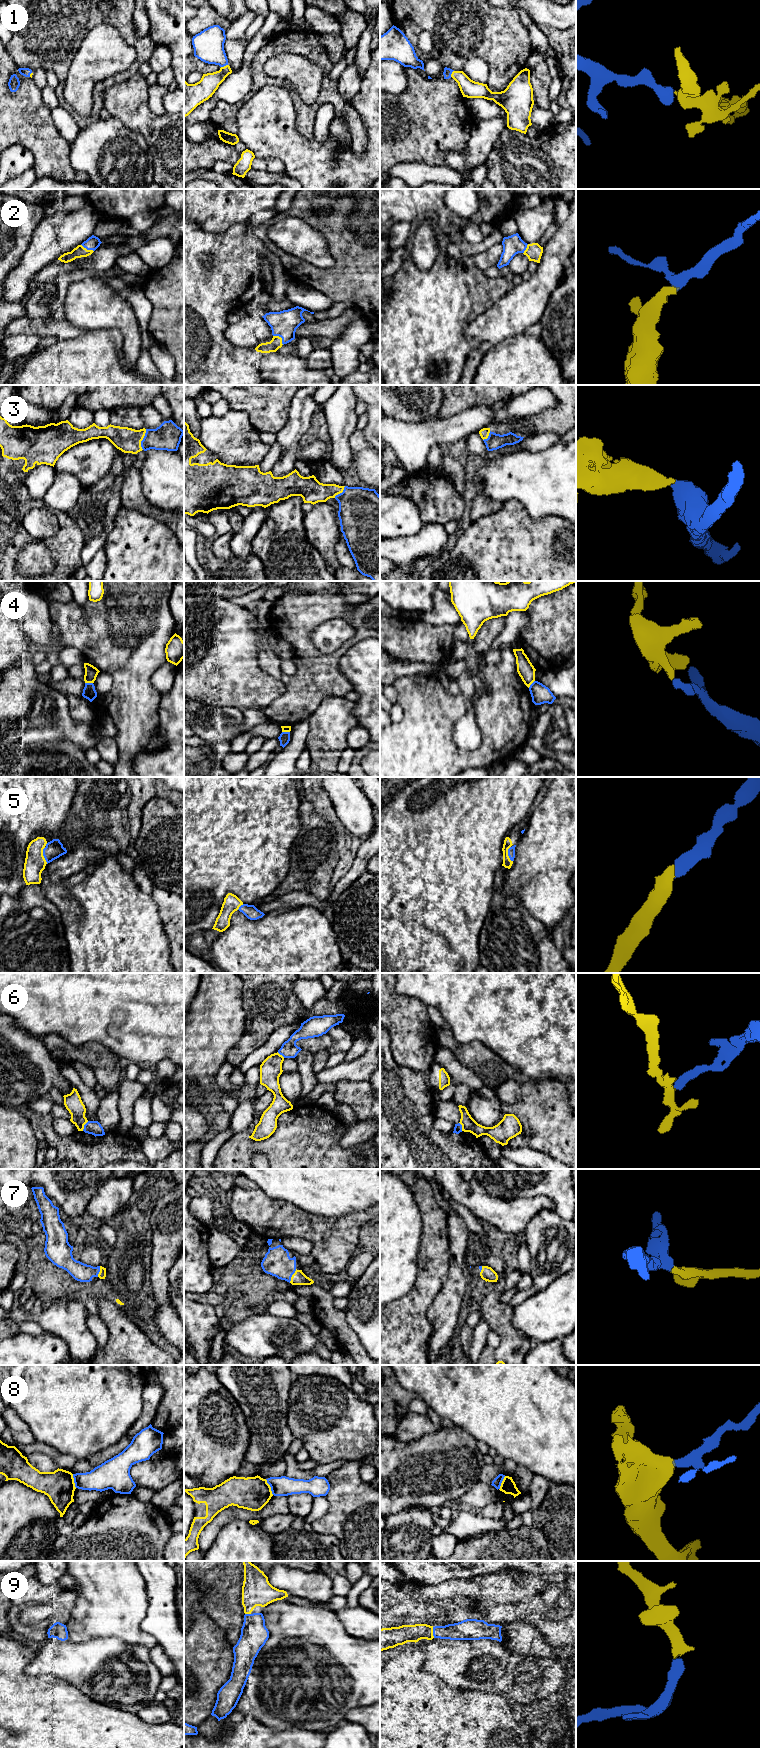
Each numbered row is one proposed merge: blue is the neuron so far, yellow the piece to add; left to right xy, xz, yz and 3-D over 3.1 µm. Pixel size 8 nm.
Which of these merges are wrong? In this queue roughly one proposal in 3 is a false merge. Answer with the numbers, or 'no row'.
4, 6, 8

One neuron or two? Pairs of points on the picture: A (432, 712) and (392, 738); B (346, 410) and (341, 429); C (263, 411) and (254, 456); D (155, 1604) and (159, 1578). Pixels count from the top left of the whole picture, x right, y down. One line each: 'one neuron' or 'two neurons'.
A: one neuron
B: one neuron
C: two neurons
D: one neuron

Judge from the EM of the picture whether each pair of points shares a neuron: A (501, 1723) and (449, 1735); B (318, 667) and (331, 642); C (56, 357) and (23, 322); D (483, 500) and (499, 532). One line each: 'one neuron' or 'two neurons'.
A: one neuron
B: two neurons
C: two neurons
D: two neurons

